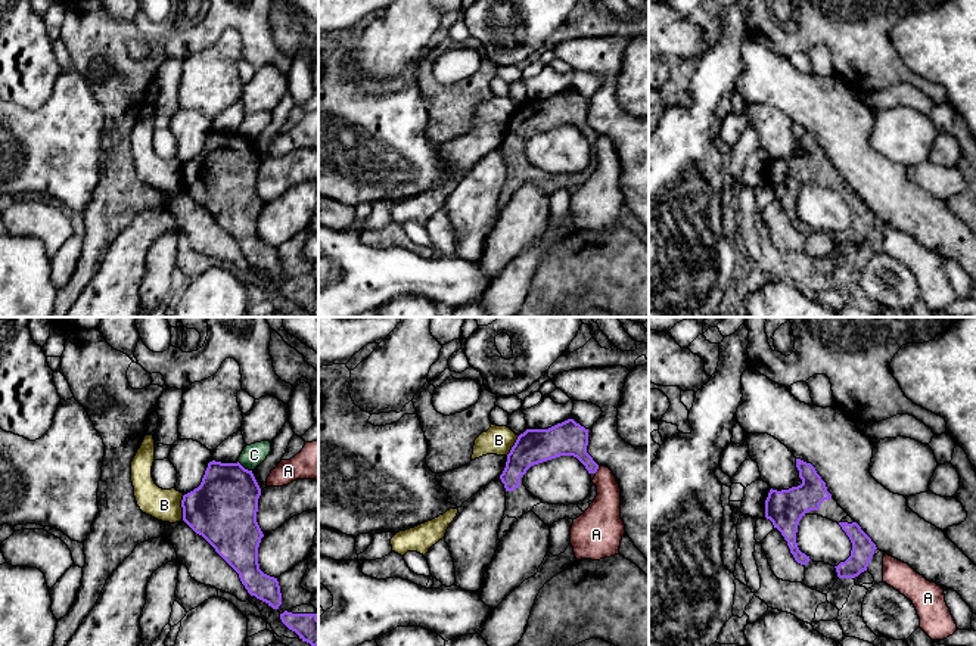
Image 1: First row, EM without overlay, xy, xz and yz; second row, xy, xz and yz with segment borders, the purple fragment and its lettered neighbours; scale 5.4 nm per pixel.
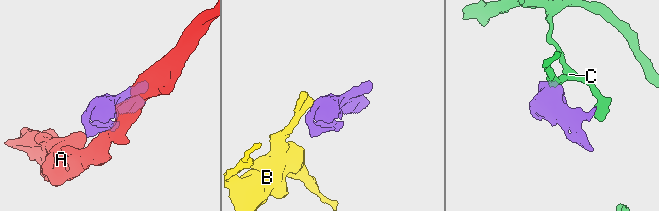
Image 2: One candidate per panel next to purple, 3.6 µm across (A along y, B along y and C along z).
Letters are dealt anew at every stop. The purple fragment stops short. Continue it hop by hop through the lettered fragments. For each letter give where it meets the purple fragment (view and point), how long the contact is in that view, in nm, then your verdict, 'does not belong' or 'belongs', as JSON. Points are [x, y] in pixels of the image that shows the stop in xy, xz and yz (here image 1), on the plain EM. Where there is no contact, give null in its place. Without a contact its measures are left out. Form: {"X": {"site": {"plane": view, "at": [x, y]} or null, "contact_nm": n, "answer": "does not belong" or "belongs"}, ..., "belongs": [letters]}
{"A": {"site": {"plane": "xz", "at": [597, 137]}, "contact_nm": 50, "answer": "does not belong"}, "B": {"site": {"plane": "xy", "at": [182, 176]}, "contact_nm": 140, "answer": "does not belong"}, "C": {"site": {"plane": "xy", "at": [244, 137]}, "contact_nm": 100, "answer": "does not belong"}, "belongs": []}

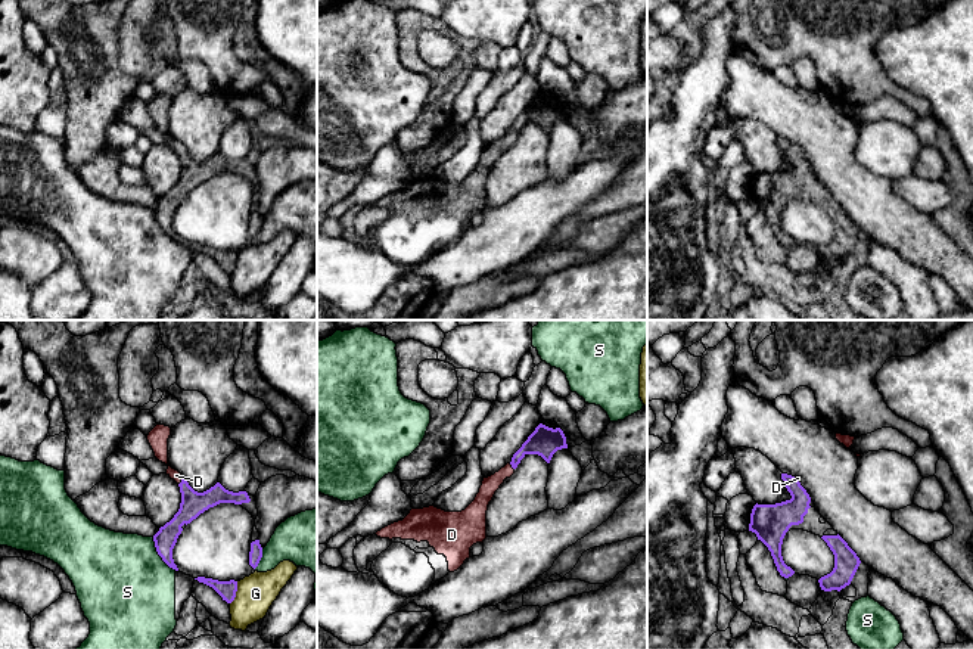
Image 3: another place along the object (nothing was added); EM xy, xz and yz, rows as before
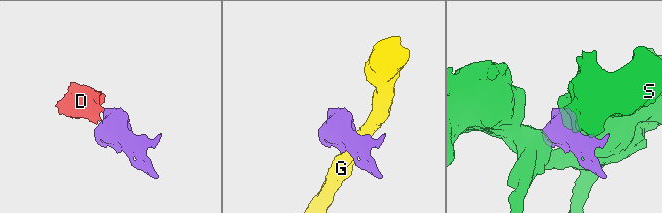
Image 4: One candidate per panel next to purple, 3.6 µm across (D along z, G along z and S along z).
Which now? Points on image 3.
{"D": {"site": {"plane": "xy", "at": [182, 151]}, "contact_nm": 50, "answer": "belongs"}, "G": {"site": {"plane": "xy", "at": [235, 263]}, "contact_nm": 130, "answer": "does not belong"}, "S": {"site": {"plane": "xy", "at": [158, 223]}, "contact_nm": 220, "answer": "does not belong"}, "belongs": ["D"]}

